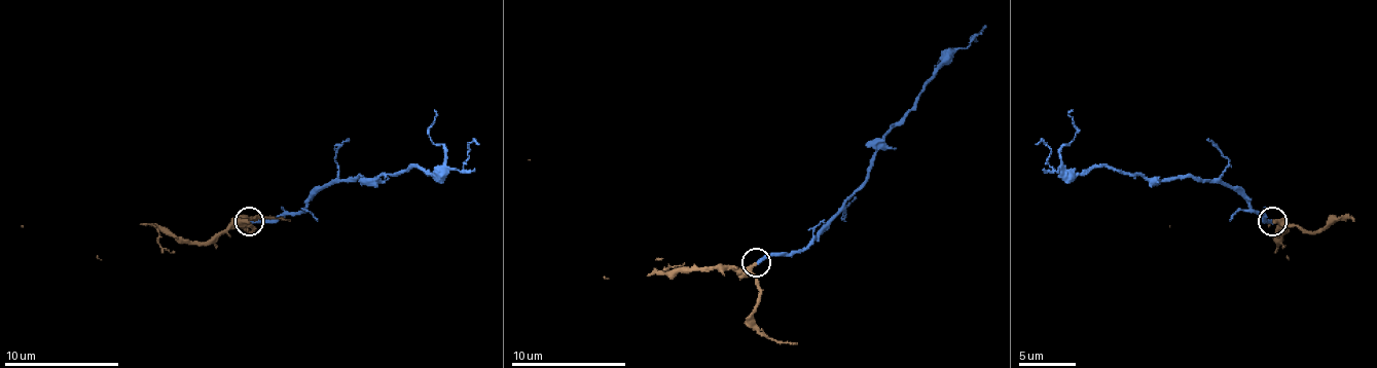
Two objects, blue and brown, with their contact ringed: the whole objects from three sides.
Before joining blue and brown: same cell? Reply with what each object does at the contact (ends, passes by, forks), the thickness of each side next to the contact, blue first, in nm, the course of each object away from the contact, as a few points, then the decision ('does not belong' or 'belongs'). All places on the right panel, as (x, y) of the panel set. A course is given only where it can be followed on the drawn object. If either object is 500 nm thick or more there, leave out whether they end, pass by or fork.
blue ends | brown ends | 220/280 nm | blue via (1273, 222), (1219, 182), (1190, 176), (1150, 179), (1110, 168), (1067, 171), (1061, 147), (1076, 133), (1067, 110) | brown via (1273, 222), (1279, 224), (1279, 242), (1284, 224), (1288, 259), (1170, 224) | belongs

